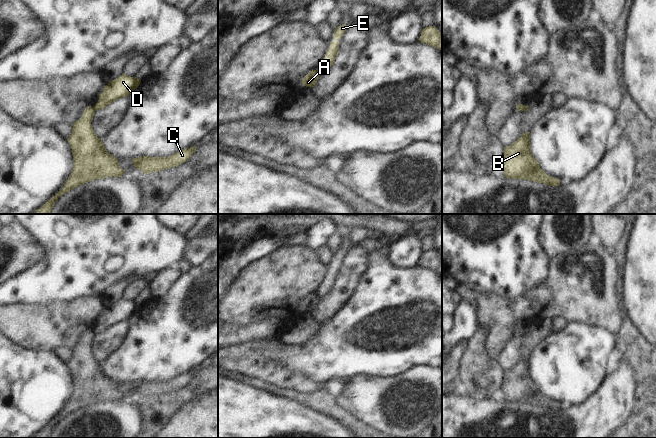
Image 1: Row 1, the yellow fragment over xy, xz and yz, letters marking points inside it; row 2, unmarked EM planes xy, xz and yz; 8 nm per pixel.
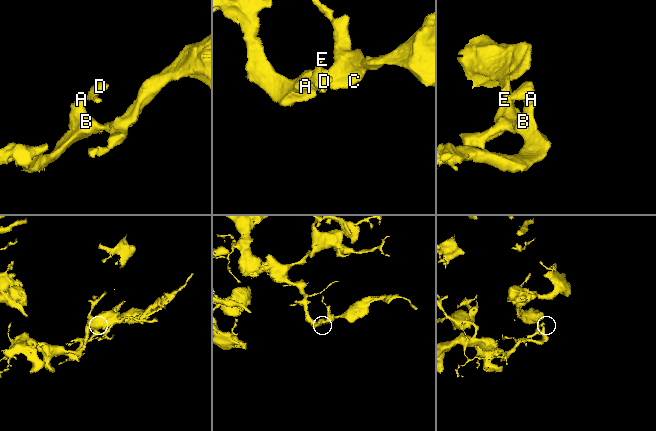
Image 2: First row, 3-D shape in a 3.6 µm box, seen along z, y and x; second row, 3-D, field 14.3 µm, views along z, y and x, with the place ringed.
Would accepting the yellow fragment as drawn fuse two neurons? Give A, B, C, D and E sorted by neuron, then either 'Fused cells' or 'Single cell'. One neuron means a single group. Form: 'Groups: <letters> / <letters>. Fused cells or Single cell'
Groups: A B C / D E. Fused cells.

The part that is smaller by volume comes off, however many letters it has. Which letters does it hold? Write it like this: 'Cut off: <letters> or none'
Cut off: D, E

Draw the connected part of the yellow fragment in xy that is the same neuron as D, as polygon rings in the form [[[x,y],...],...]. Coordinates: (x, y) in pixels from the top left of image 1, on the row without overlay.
[[[122,298],[118,302],[111,304],[99,318],[99,324],[95,329],[95,334],[101,334],[114,325],[129,320],[140,308],[141,303]]]

